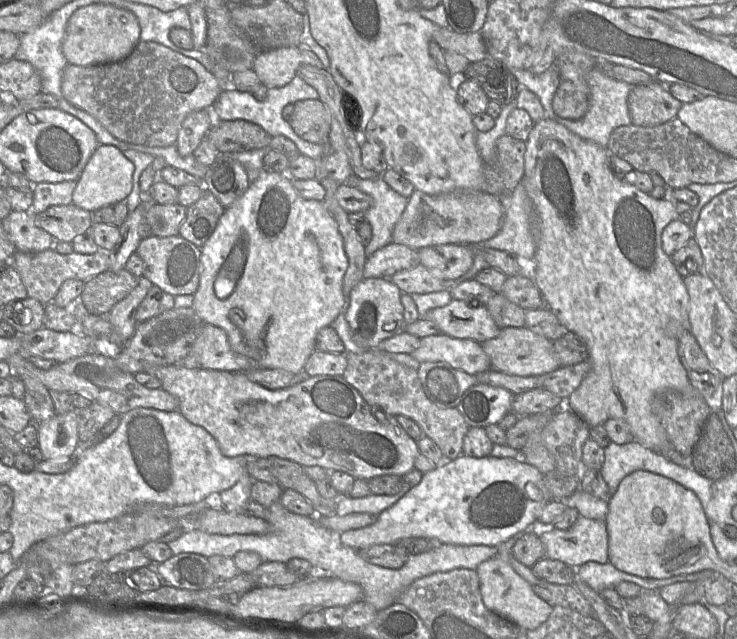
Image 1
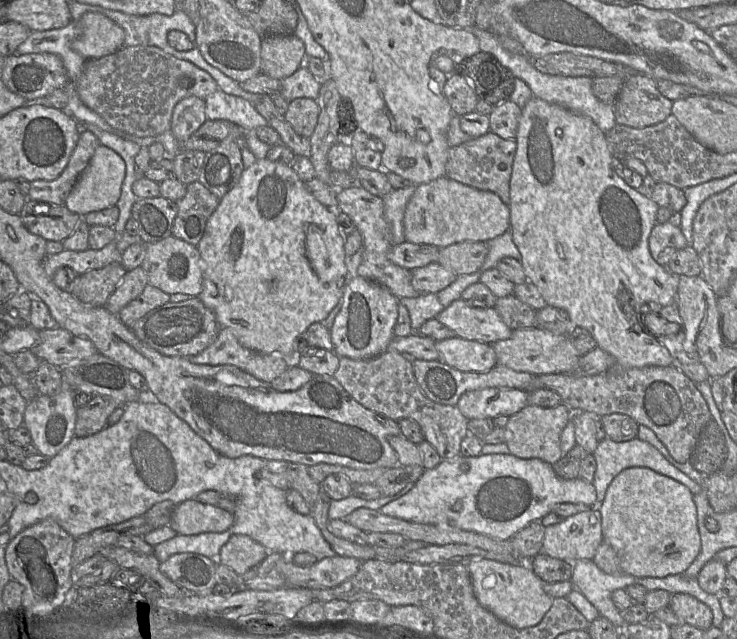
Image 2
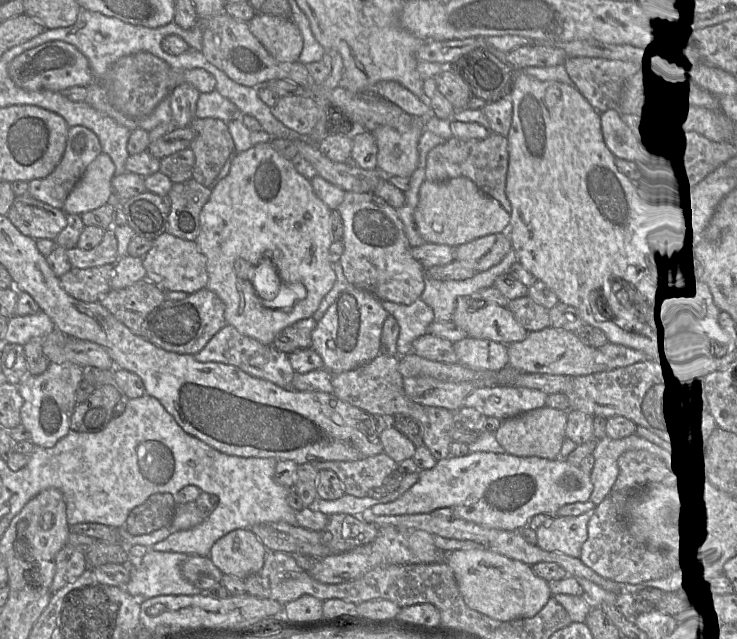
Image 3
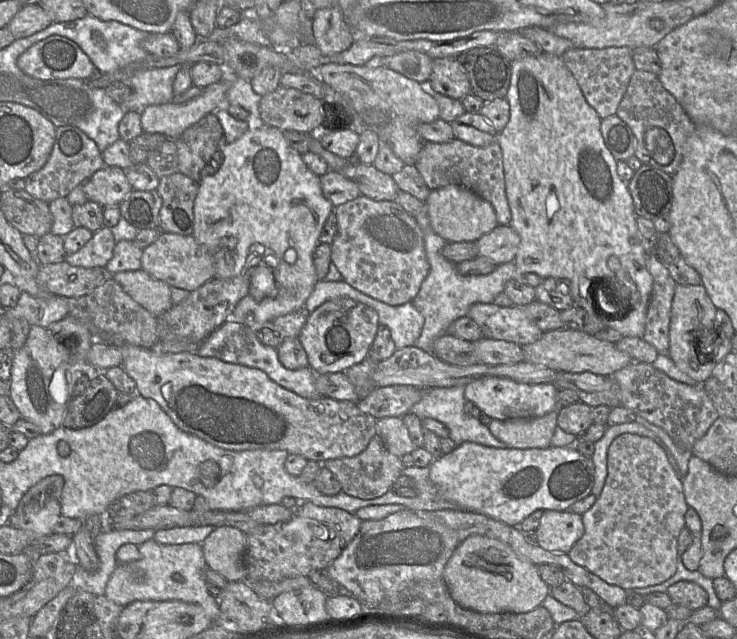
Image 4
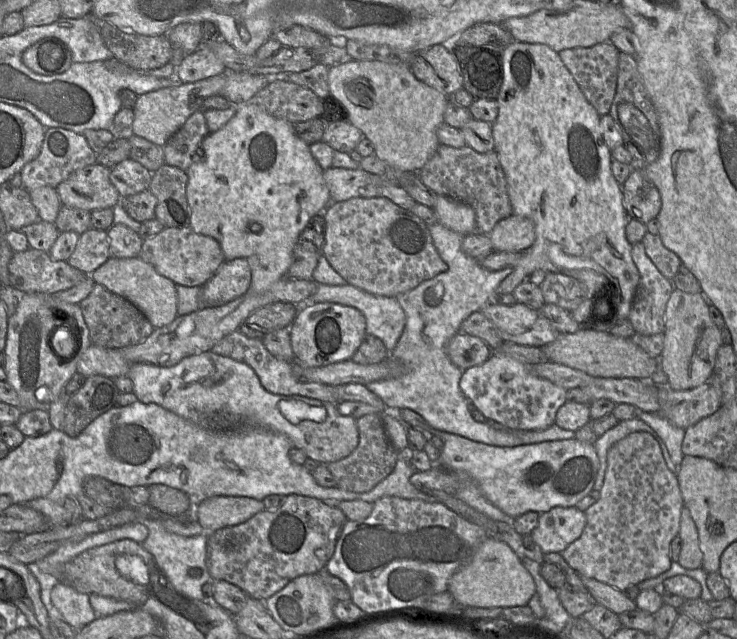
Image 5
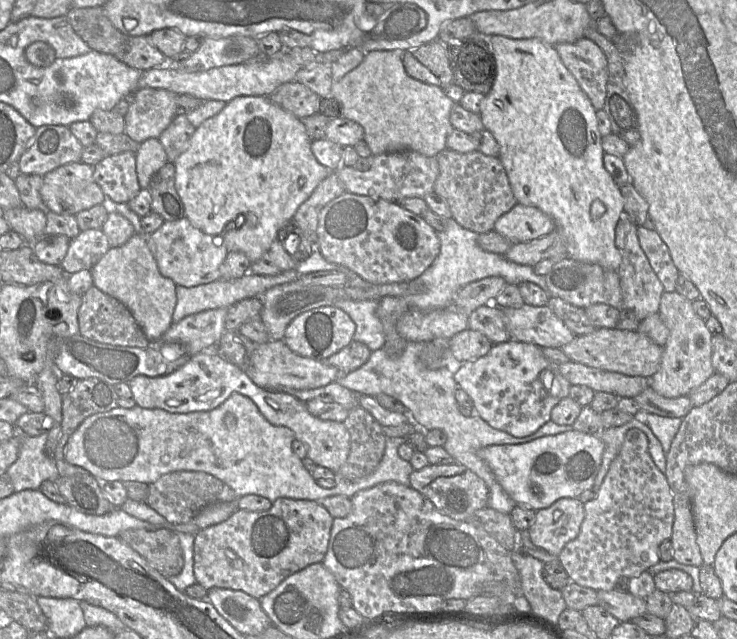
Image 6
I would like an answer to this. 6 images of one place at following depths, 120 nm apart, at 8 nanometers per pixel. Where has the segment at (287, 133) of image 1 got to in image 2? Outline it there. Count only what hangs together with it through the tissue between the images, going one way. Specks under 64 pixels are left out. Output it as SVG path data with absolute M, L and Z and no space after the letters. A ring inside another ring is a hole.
M302 65L290 77L282 80L278 94L288 102L297 98L317 101L320 85L321 82L313 76L306 65ZM218 89L205 100L207 120L225 120L245 130L269 126L267 120L247 100Z

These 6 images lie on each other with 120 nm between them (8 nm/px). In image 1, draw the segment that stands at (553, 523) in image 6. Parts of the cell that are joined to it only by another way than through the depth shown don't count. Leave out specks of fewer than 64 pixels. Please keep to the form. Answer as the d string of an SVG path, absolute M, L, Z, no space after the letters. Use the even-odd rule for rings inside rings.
M579 517L568 529L559 530L552 526L539 530L539 537L545 548L545 556L559 560L568 566L578 568L587 562L605 564L609 561L608 534L604 521Z

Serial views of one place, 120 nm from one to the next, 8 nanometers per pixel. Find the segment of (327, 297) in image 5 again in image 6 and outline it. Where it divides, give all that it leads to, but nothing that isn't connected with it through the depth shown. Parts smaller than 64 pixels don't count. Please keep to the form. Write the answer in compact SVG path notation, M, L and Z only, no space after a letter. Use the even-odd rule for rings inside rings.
M341 299L332 306L347 313L355 323L356 330L353 341L365 344L371 351L383 348L385 334L383 324L378 316L378 301Z

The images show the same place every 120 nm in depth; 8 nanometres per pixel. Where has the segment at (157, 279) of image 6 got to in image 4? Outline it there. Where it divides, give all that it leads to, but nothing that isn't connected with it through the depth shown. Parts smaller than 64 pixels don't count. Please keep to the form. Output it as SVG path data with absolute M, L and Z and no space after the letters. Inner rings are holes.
M142 268L133 271L122 271L112 278L123 290L155 317L161 315L173 305L170 286L151 277Z

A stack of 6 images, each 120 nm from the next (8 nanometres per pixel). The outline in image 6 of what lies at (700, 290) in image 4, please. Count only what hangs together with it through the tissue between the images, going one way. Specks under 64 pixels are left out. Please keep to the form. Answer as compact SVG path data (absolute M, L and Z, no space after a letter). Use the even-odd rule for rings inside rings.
M664 292L660 299L659 315L669 330L659 369L649 379L649 386L666 398L687 396L706 382L714 373L712 366L712 336L693 309L692 301L677 292Z

